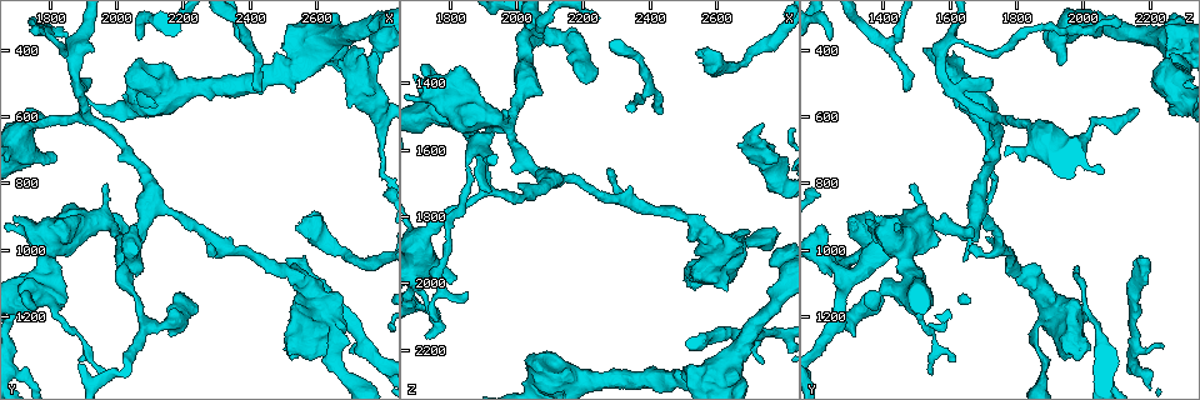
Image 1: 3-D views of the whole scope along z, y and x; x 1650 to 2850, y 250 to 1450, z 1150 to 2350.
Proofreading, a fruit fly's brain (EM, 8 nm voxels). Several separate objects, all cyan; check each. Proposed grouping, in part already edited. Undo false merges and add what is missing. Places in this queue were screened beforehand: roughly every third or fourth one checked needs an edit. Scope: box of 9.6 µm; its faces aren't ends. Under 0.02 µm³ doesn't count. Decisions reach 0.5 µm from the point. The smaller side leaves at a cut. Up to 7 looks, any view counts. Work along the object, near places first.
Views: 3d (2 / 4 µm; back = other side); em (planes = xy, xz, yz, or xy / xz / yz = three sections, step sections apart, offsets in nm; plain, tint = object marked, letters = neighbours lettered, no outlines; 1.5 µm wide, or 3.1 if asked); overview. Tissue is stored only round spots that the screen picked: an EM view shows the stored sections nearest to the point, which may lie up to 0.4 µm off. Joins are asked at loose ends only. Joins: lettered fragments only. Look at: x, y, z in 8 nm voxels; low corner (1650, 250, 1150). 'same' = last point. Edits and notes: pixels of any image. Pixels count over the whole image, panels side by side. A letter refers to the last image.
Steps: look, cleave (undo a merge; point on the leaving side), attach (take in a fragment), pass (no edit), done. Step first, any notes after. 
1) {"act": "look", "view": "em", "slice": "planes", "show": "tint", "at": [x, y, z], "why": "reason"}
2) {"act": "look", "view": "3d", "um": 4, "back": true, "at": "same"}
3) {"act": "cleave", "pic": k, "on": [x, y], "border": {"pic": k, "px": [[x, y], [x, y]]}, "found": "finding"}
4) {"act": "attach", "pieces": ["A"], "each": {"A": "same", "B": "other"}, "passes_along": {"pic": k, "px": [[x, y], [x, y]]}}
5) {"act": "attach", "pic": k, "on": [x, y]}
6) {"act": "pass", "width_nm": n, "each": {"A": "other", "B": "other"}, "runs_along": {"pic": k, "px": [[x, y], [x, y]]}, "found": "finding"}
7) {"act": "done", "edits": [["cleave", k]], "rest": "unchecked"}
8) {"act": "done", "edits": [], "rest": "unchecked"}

{"act": "look", "view": "em", "slice": "xy", "step": 8, "show": "letters", "at": [2730, 1290, 2230], "why": "branch stops here"}

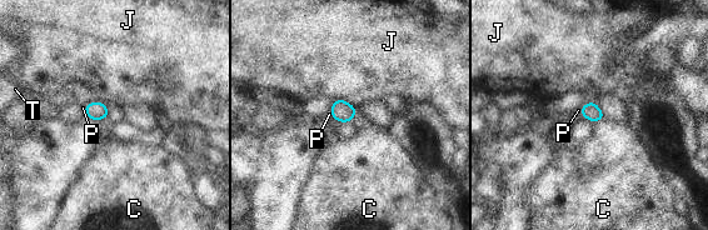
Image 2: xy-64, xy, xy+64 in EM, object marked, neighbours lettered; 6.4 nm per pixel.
{"act": "look", "view": "em", "slice": "planes", "show": "letters", "at": "same"}

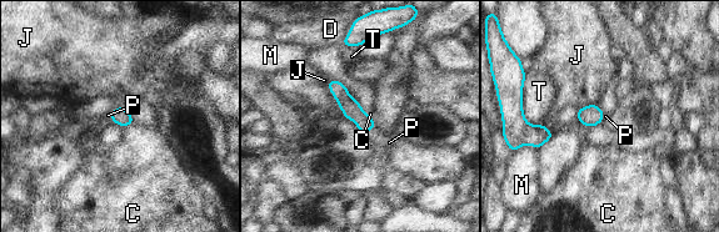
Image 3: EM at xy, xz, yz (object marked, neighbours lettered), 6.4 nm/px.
{"act": "attach", "pieces": ["P"], "each": {"C": "other", "D": "other", "J": "other", "M": "other", "P": "same", "T": "other"}, "passes_along": {"pic": 3, "px": [[351, 109], [362, 131], [375, 136]]}, "found": "the neuron continues"}

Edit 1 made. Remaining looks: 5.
{"act": "look", "view": "em", "slice": "planes", "show": "letters", "at": [1820, 720, 1980], "why": "stops while still wide"}

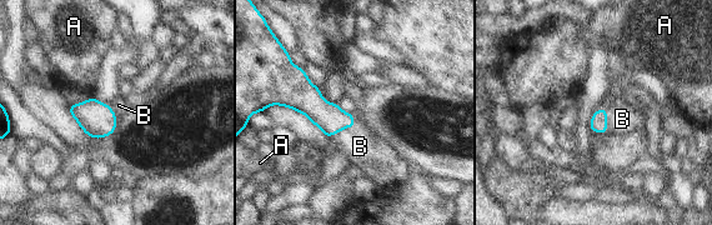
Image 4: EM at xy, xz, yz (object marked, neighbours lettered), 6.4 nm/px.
{"act": "attach", "pieces": ["B"], "each": {"A": "other", "B": "same"}, "passes_along": {"pic": 4, "px": [[329, 118], [345, 128], [360, 146]]}, "found": "the neuron continues"}

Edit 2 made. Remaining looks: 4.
{"act": "look", "view": "overview", "why": "see it whole again"}

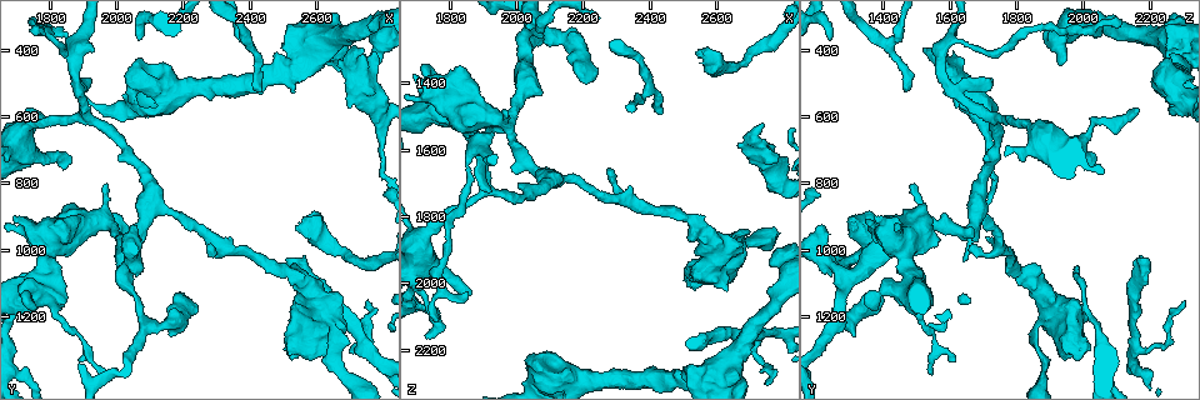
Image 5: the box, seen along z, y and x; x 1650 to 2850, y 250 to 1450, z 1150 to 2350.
{"act": "look", "view": "em", "slice": "planes", "show": "letters", "at": [1890, 1330, 1610], "why": "thin end"}

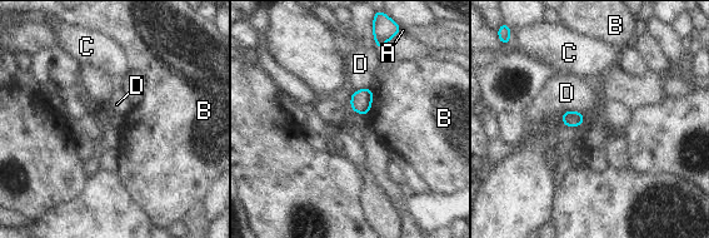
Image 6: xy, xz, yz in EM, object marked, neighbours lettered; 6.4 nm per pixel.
{"act": "pass", "width_nm": 100, "each": {"A": "other", "B": "other", "C": "other", "D": "other"}, "border": {"pic": 6, "px": [[372, 21], [372, 34], [379, 50]]}, "found": "no lettered fragment goes on from it"}

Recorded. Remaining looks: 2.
{"act": "done", "edits": [["attach", 3], ["attach", 4]], "rest": "unchecked"}

